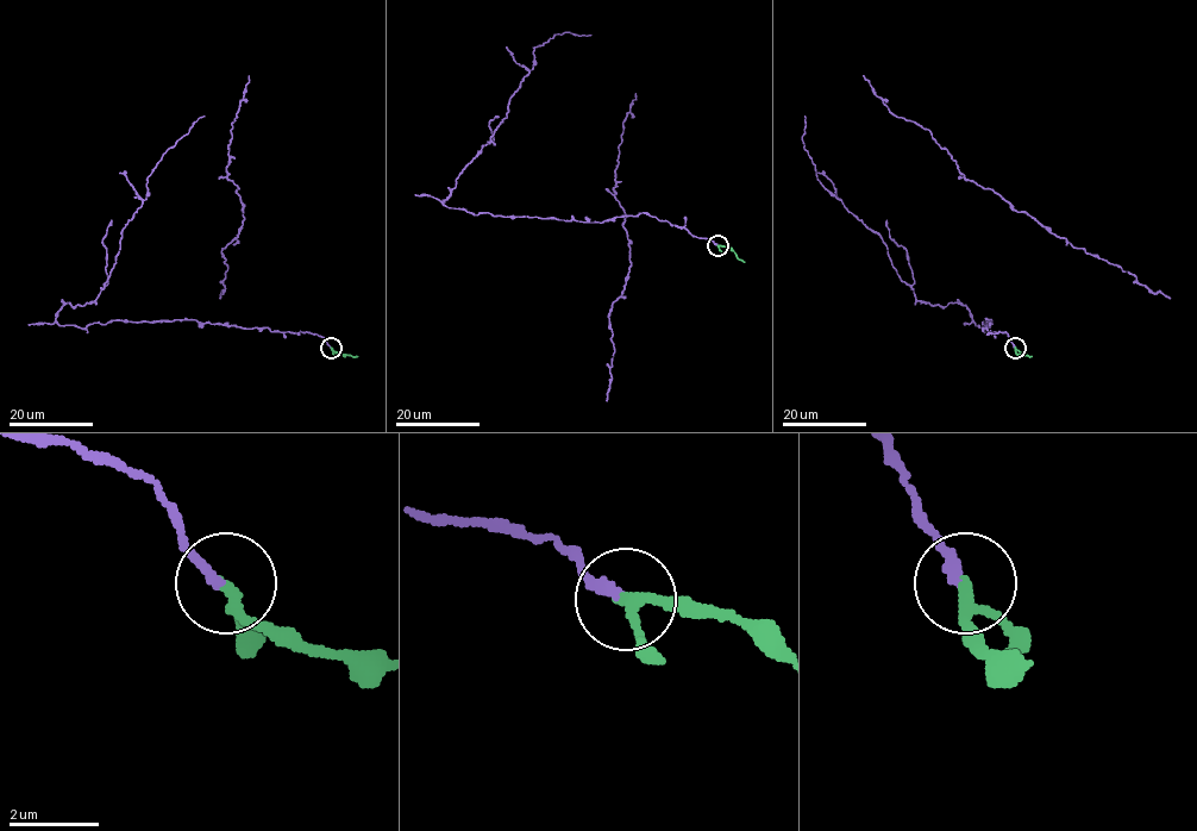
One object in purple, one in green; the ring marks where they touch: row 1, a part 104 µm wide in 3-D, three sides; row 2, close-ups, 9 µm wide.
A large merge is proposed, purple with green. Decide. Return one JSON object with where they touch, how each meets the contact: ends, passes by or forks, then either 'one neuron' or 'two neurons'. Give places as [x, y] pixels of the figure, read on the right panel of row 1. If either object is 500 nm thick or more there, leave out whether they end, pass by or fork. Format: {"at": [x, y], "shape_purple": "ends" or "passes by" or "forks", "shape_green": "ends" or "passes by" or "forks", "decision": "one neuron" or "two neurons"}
{"at": [1015, 348], "shape_purple": "ends", "shape_green": "passes by", "decision": "one neuron"}

